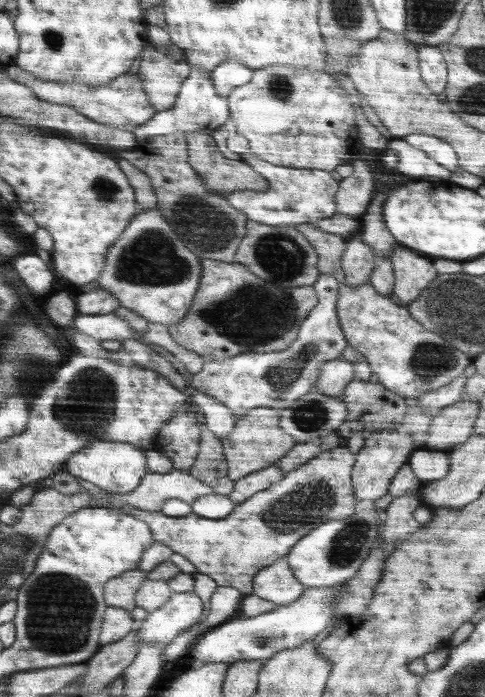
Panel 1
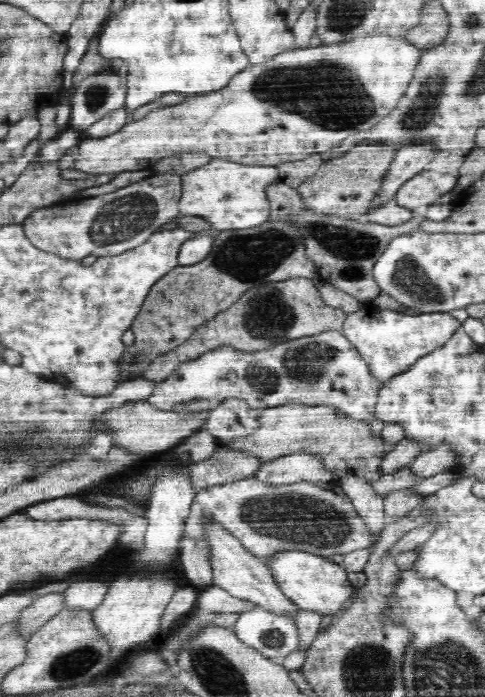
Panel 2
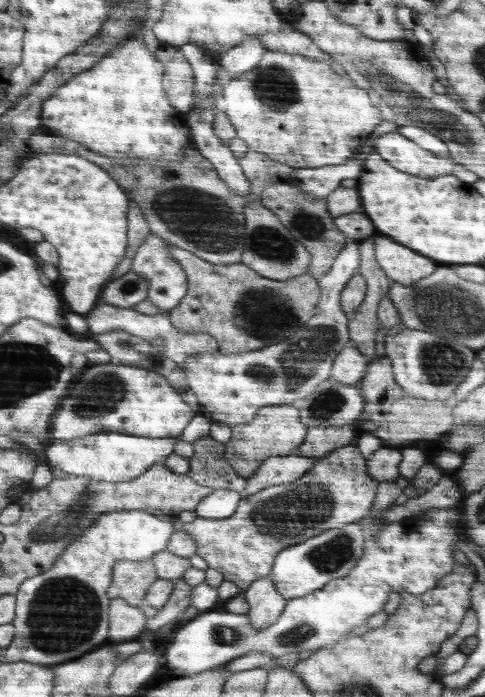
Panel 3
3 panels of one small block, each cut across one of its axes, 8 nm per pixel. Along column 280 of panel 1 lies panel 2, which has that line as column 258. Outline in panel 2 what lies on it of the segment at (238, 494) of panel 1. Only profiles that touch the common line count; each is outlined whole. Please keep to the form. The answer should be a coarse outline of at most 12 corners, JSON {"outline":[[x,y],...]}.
{"outline":[[304,452],[260,465],[268,484],[327,483],[336,478],[320,458]]}

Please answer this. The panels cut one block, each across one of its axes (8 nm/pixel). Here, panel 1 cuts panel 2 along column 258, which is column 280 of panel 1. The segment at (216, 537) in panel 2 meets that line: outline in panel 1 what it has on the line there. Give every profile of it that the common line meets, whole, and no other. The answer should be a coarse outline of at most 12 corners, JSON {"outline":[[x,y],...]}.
{"outline":[[283,556],[255,575],[253,594],[279,607],[306,587]]}

